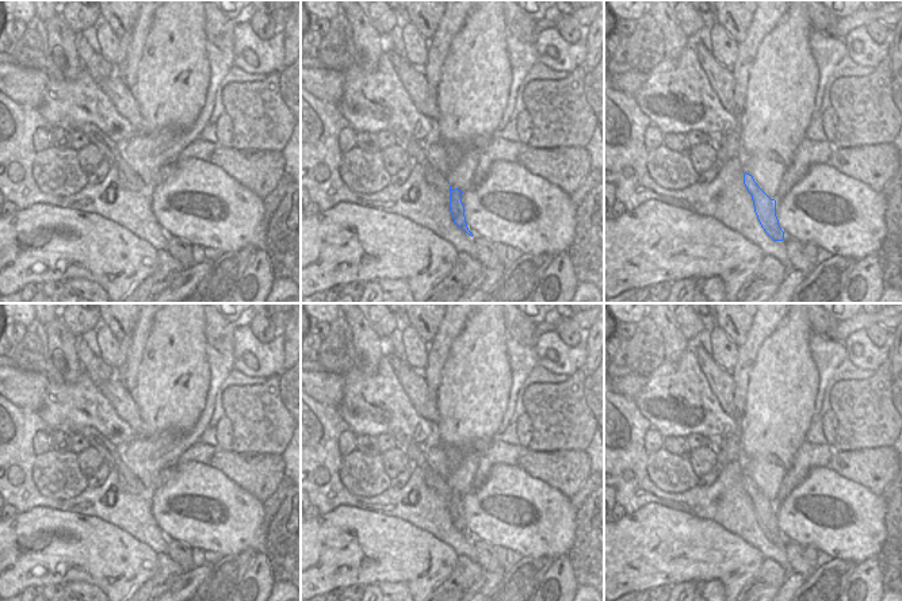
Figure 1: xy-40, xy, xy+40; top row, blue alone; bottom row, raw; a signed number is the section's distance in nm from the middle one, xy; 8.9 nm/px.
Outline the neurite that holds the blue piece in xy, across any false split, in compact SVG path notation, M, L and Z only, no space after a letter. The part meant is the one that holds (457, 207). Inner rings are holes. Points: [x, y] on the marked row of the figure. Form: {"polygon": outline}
{"polygon": "M404 131L393 133L395 135L395 145L400 145L406 152L414 165L423 168L425 181L447 198L454 223L473 237L474 234L469 230L465 217L463 191L452 190L447 177L429 164L424 153L424 143L414 141Z"}

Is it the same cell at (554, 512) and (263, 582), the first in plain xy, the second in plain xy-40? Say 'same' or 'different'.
different

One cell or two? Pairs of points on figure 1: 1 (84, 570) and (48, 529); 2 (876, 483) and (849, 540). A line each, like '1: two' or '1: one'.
1: one
2: two

